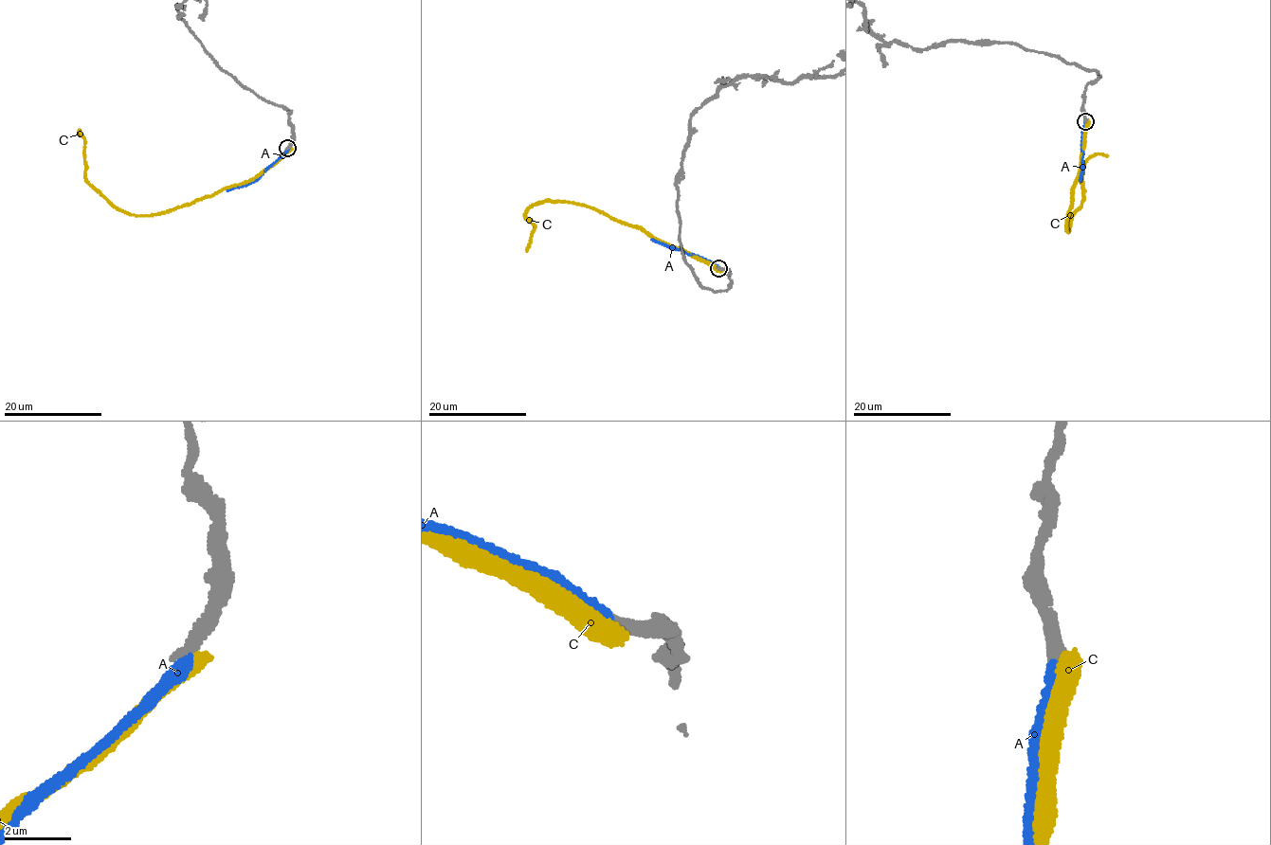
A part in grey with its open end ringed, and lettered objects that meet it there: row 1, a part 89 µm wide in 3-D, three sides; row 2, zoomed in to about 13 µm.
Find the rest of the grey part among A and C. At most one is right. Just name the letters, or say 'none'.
none

